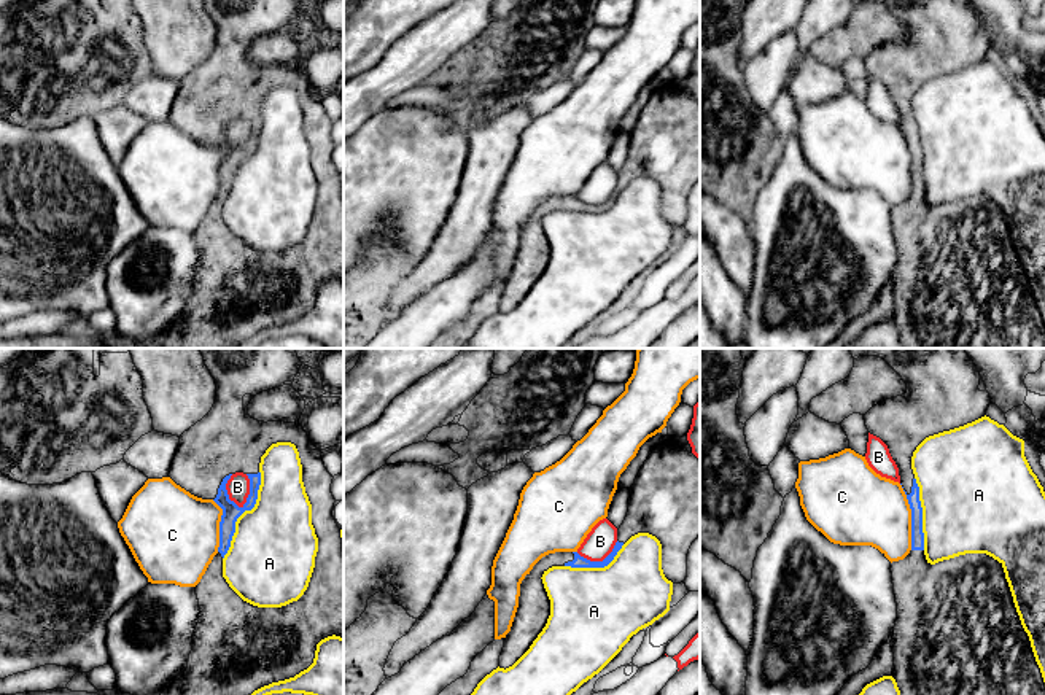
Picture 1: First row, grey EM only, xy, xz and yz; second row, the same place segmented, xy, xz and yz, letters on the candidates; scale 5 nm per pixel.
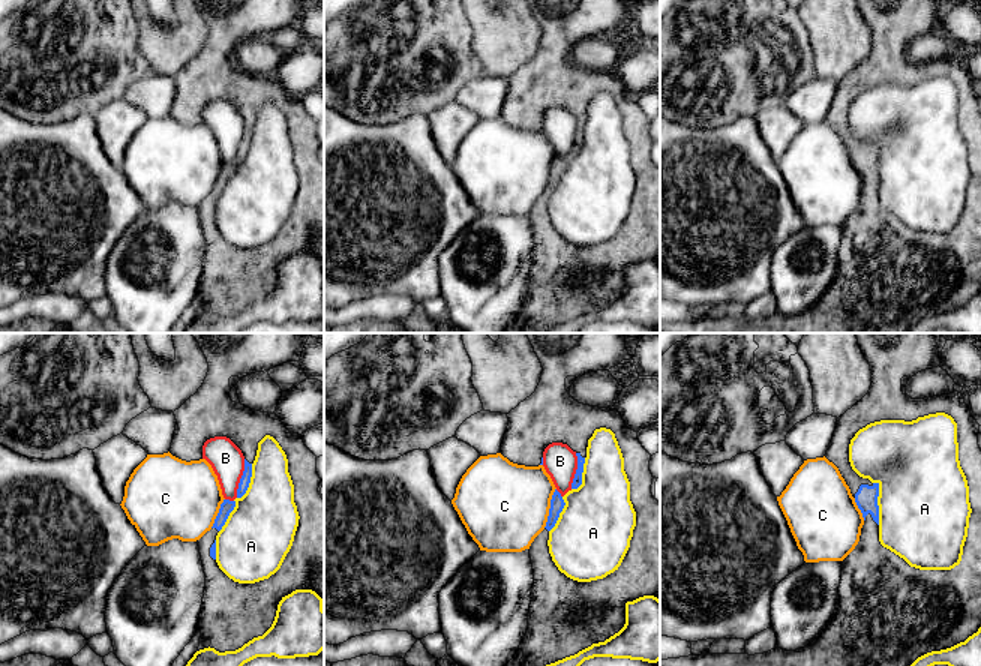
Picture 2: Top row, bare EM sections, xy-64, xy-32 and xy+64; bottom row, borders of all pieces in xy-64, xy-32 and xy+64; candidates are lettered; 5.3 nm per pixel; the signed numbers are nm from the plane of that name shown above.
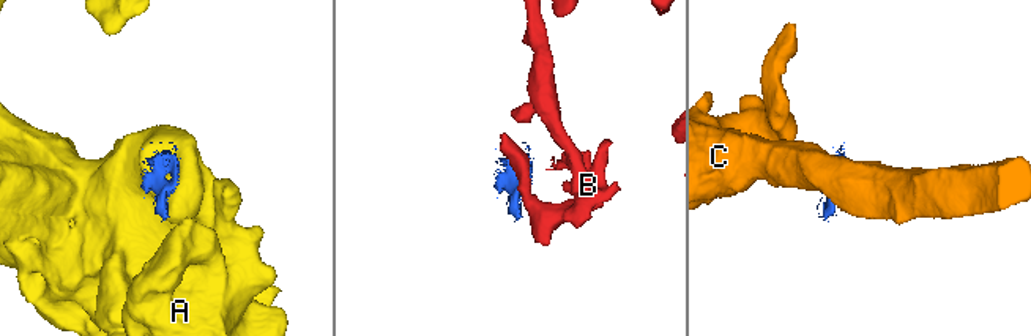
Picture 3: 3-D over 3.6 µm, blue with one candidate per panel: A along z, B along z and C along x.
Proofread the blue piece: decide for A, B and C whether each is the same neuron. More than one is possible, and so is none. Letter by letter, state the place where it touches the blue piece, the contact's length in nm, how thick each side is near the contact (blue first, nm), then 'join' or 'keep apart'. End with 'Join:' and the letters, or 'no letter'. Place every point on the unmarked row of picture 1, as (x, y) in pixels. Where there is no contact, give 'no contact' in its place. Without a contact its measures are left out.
A: meets blue in xy at (242, 156); contact 480 nm long; 90 nm thick on the blue side, 420 nm on the other; keep apart
B: meets blue in xy at (250, 135); contact 190 nm long; 90 nm thick on the blue side, 120 nm on the other; keep apart
C: meets blue in yz at (912, 161); contact 340 nm long; 60 nm thick on the blue side, 360 nm on the other; keep apart
Join: no letter

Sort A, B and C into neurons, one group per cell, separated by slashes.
A / B / C

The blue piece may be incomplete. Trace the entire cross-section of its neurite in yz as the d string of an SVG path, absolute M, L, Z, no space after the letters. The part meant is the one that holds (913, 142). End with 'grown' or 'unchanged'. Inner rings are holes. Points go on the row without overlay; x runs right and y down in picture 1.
M878 0L878 2L883 2L907 27L907 35L902 40L886 43L873 49L864 59L868 76L880 81L888 89L889 97L899 111L900 129L907 138L911 153L911 194L903 204L891 207L894 239L897 247L897 264L891 285L891 291L894 296L892 321L895 323L897 331L900 334L900 344L903 348L1045 348L1045 326L1040 312L1035 305L1029 280L1024 275L1020 259L1016 256L1002 207L999 207L997 204L986 197L965 197L930 208L924 199L923 151L919 145L919 130L911 113L911 100L916 91L926 81L964 70L986 59L986 54L991 48L991 41L988 35L978 33L981 19L969 0Z; grown

